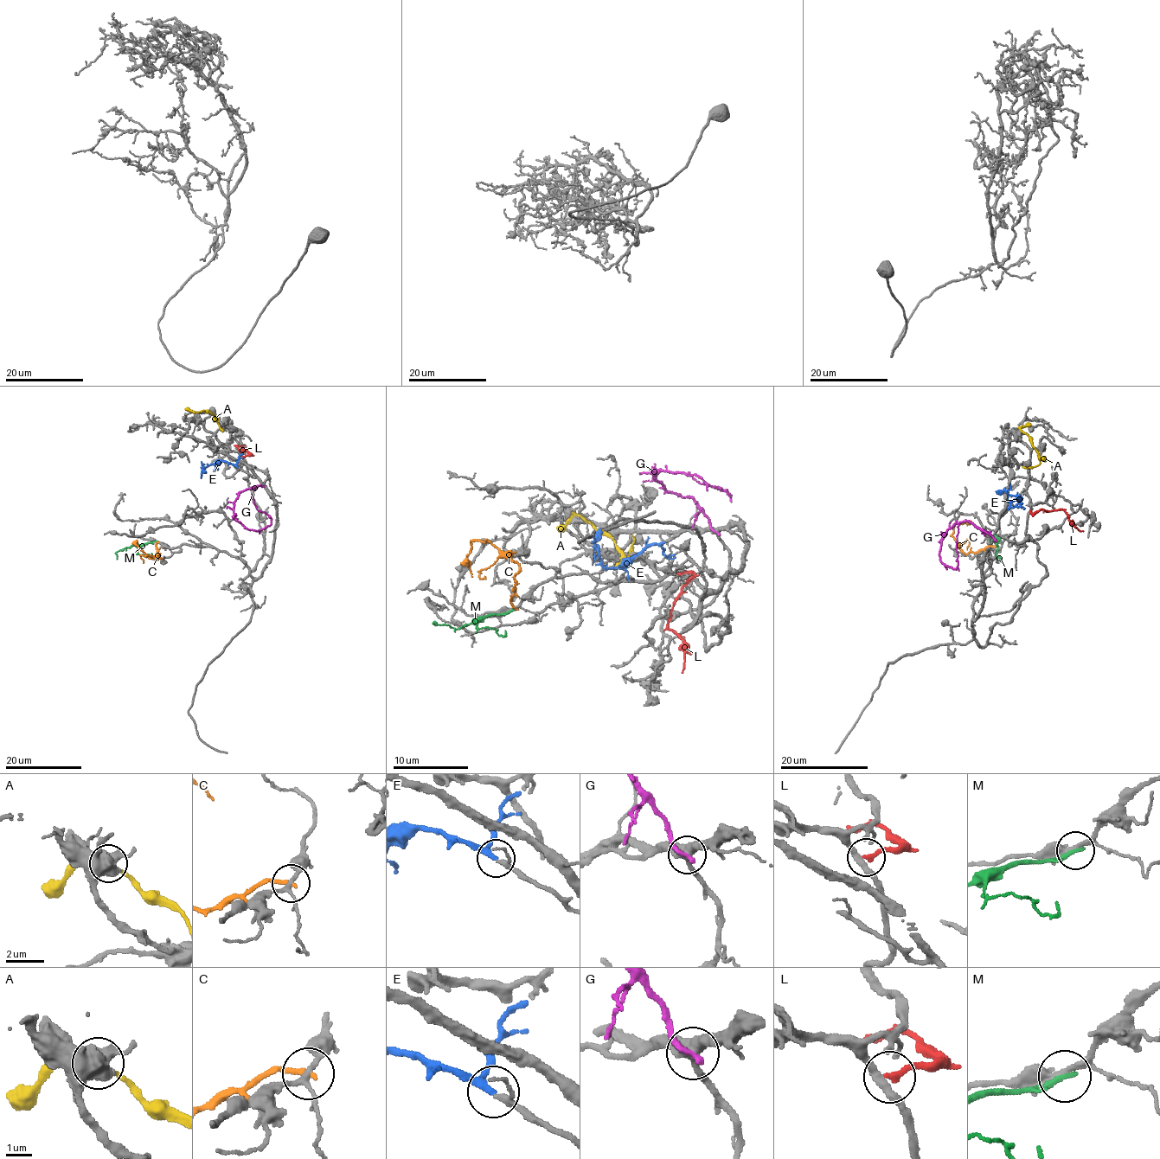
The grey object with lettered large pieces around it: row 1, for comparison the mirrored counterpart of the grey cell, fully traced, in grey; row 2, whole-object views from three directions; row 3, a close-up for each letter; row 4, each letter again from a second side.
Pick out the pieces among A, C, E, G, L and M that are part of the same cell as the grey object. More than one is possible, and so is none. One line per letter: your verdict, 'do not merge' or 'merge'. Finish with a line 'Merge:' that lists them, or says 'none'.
A: do not merge
C: do not merge
E: merge
G: do not merge
L: do not merge
M: do not merge
Merge: E

